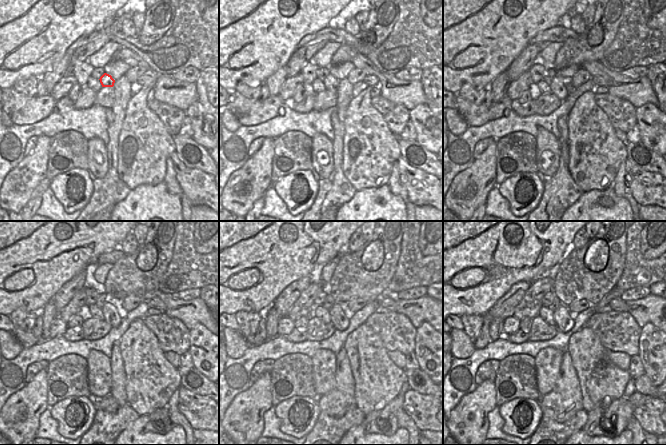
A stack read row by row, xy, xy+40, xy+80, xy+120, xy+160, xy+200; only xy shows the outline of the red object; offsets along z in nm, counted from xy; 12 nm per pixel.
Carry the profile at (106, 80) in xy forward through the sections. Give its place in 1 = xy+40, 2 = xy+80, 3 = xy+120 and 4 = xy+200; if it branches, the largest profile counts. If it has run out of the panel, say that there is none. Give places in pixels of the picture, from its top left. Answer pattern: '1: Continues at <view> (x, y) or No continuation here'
1: Continues at xy+40 (331, 83)
2: Continues at xy+80 (557, 87)
3: Continues at xy+120 (111, 316)
4: Continues at xy+200 (564, 322)

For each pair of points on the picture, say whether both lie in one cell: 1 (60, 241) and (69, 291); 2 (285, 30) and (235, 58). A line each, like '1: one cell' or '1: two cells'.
1: two cells
2: one cell

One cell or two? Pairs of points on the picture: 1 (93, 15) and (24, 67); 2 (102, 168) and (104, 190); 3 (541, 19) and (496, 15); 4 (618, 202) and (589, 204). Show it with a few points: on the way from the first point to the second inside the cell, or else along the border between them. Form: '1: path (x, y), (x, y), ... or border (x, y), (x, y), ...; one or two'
1: path (76, 22), (41, 57); one
2: border (107, 155), (107, 172), (102, 178), (96, 179); two
3: path (530, 18), (510, 18), (507, 16); one
4: path (611, 209), (596, 210); one

